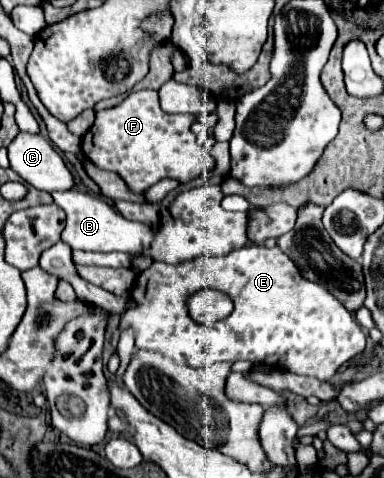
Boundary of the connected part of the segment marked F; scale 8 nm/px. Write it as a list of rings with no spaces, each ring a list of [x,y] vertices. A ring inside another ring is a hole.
[[[142,89],[142,91],[130,93],[120,105],[96,113],[94,125],[86,131],[86,135],[82,135],[82,153],[96,167],[118,173],[124,179],[126,187],[136,195],[142,195],[144,191],[148,191],[152,185],[156,185],[162,179],[176,179],[180,185],[184,185],[216,167],[214,157],[196,141],[194,133],[190,131],[192,121],[194,121],[194,115],[184,115],[184,113],[172,115],[162,111],[158,105],[158,91]]]

